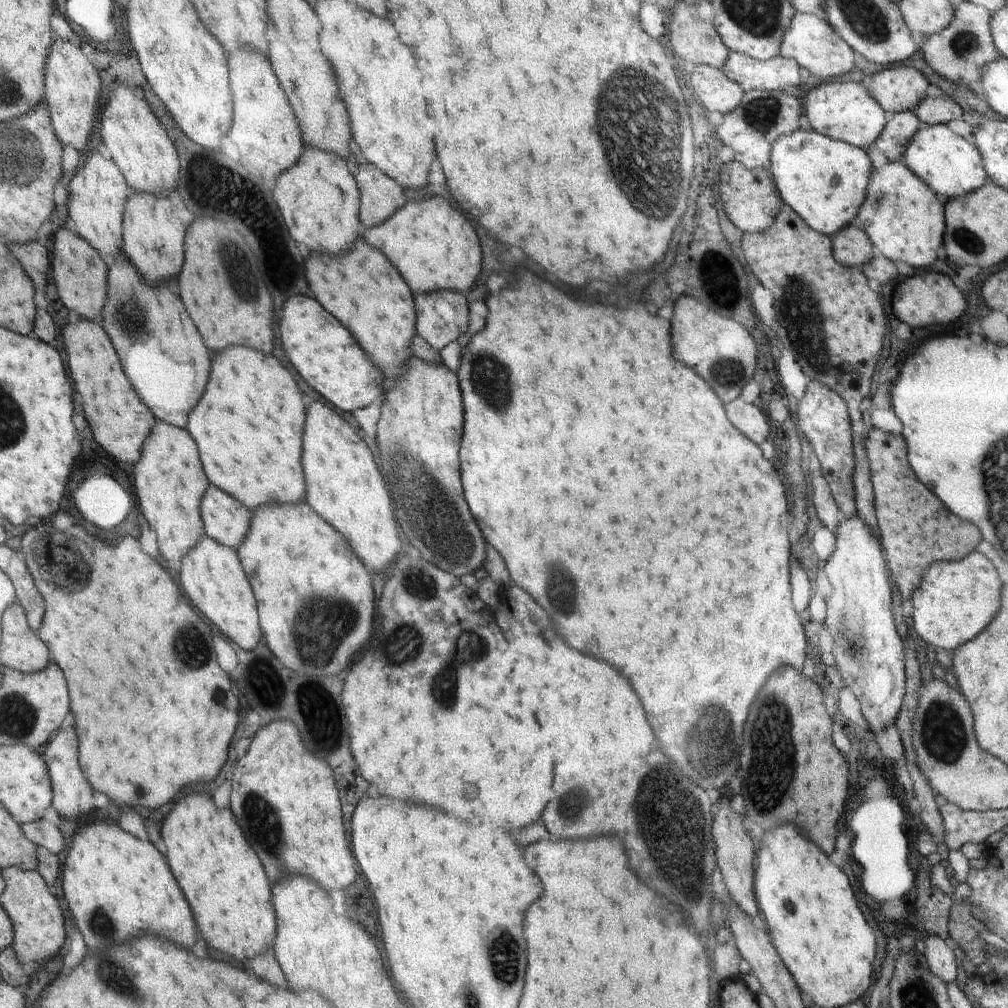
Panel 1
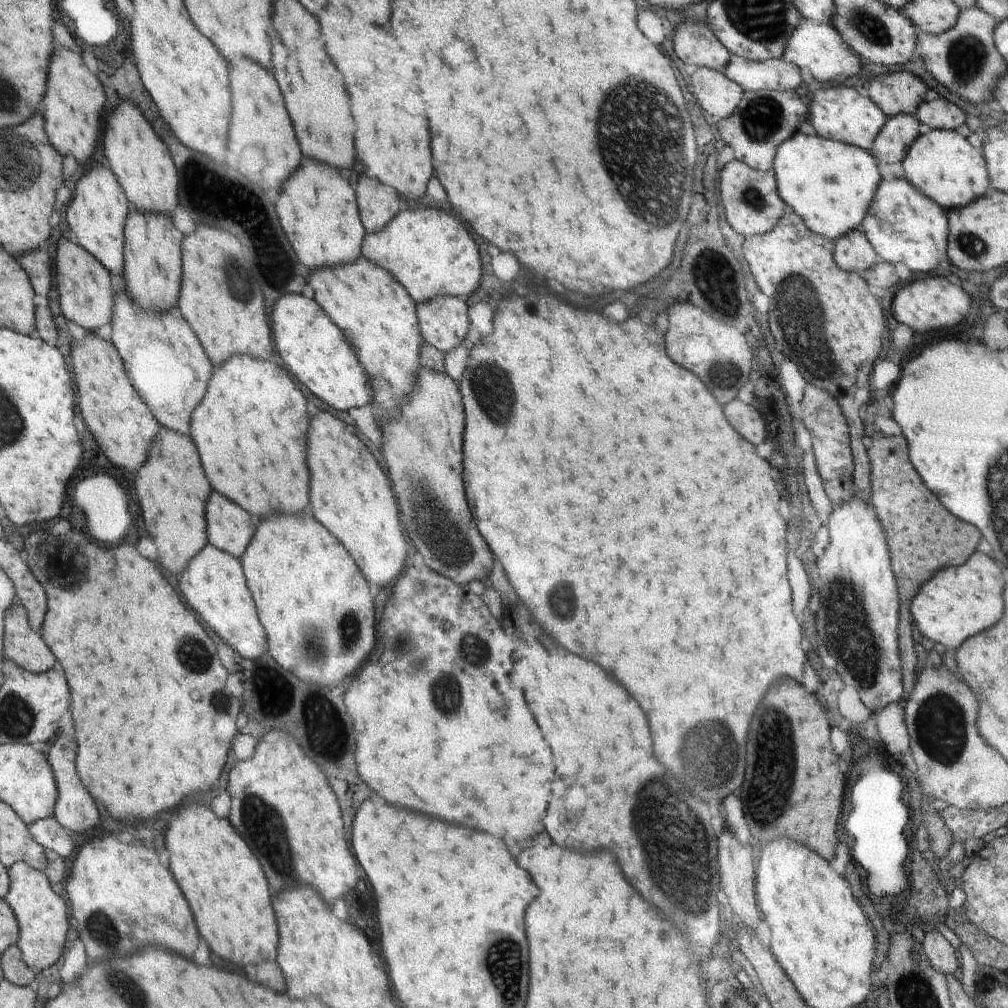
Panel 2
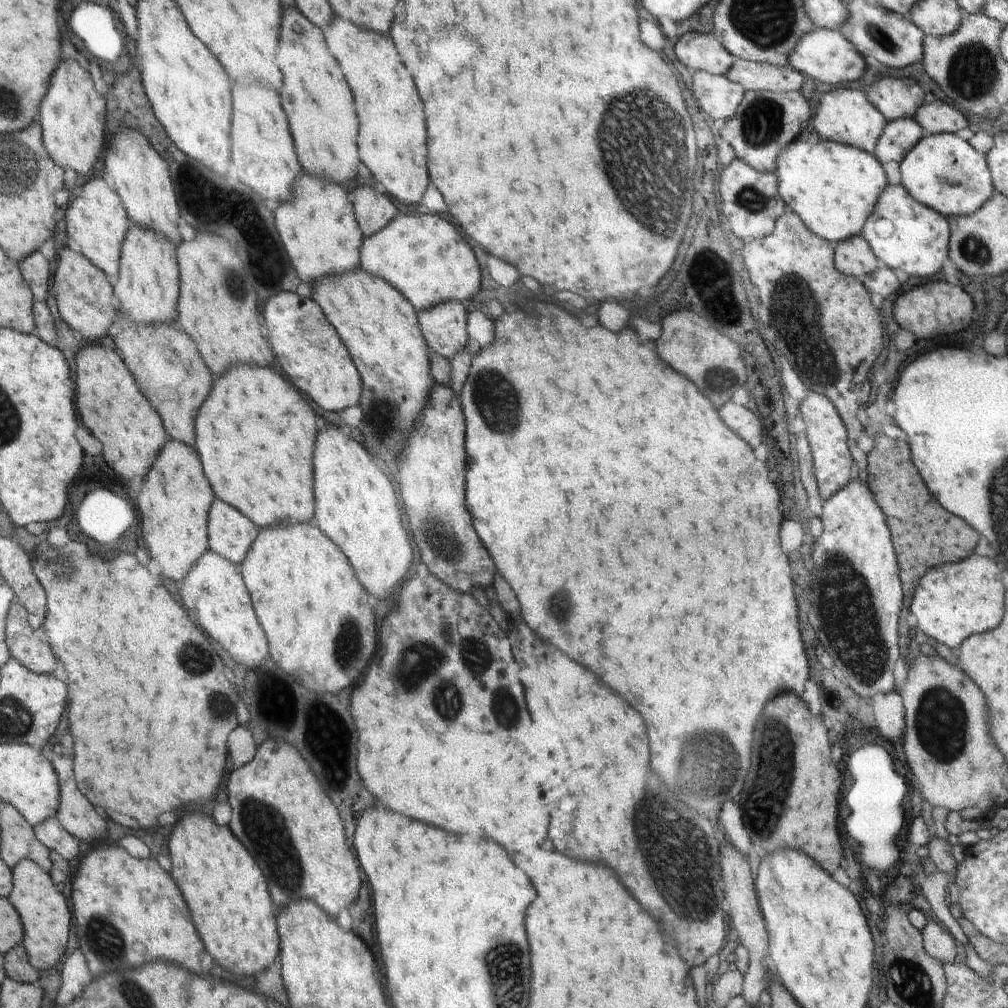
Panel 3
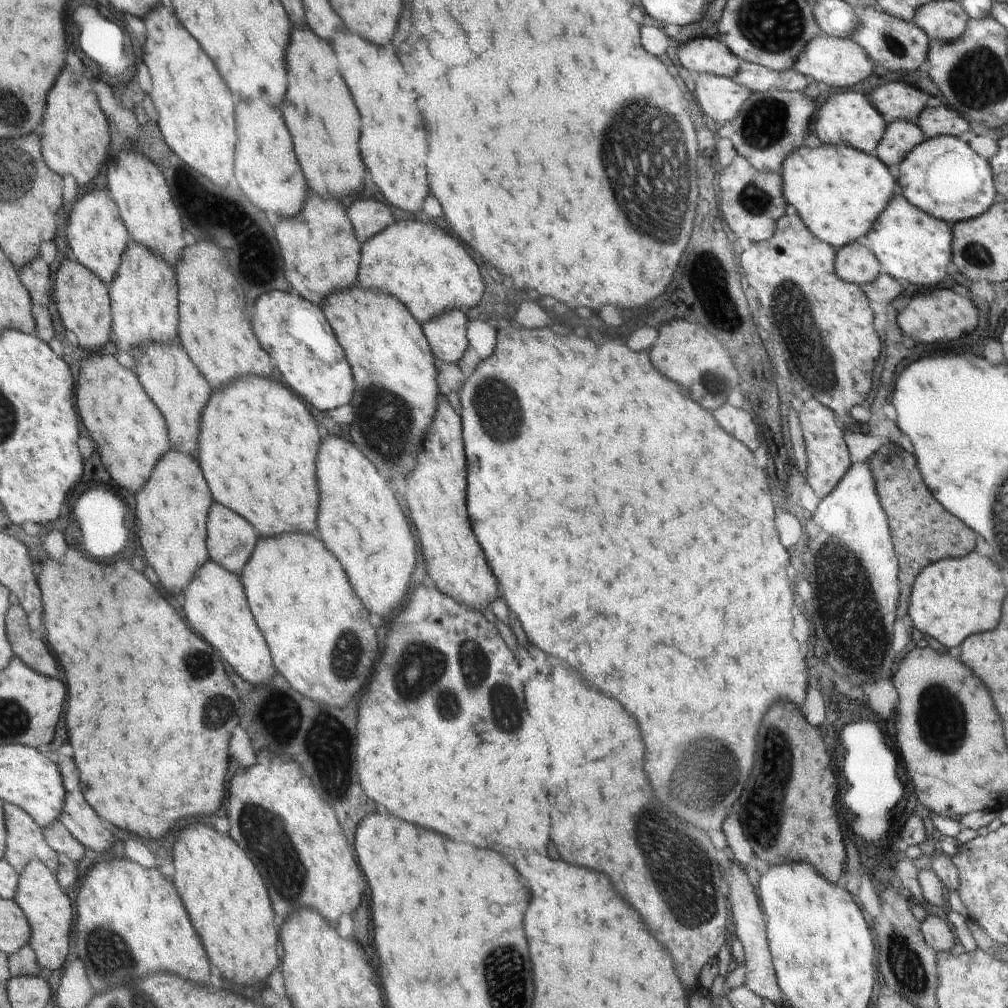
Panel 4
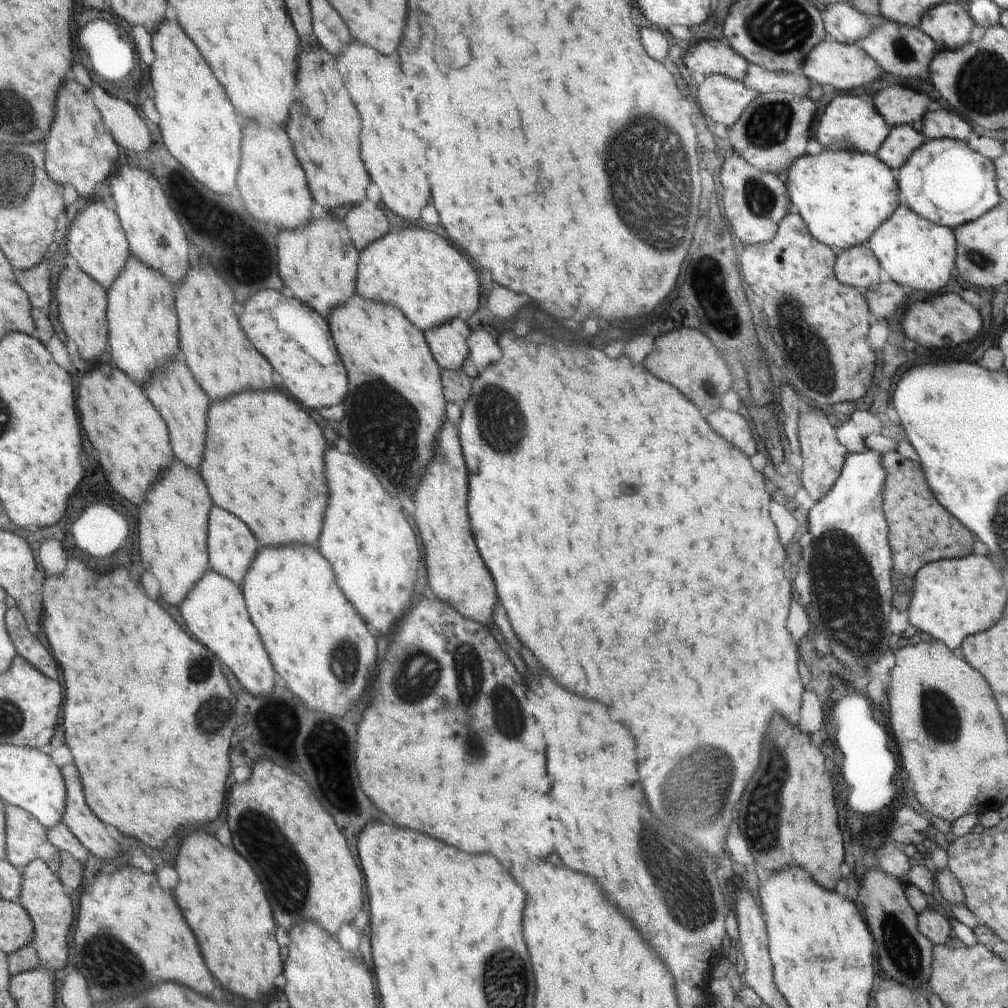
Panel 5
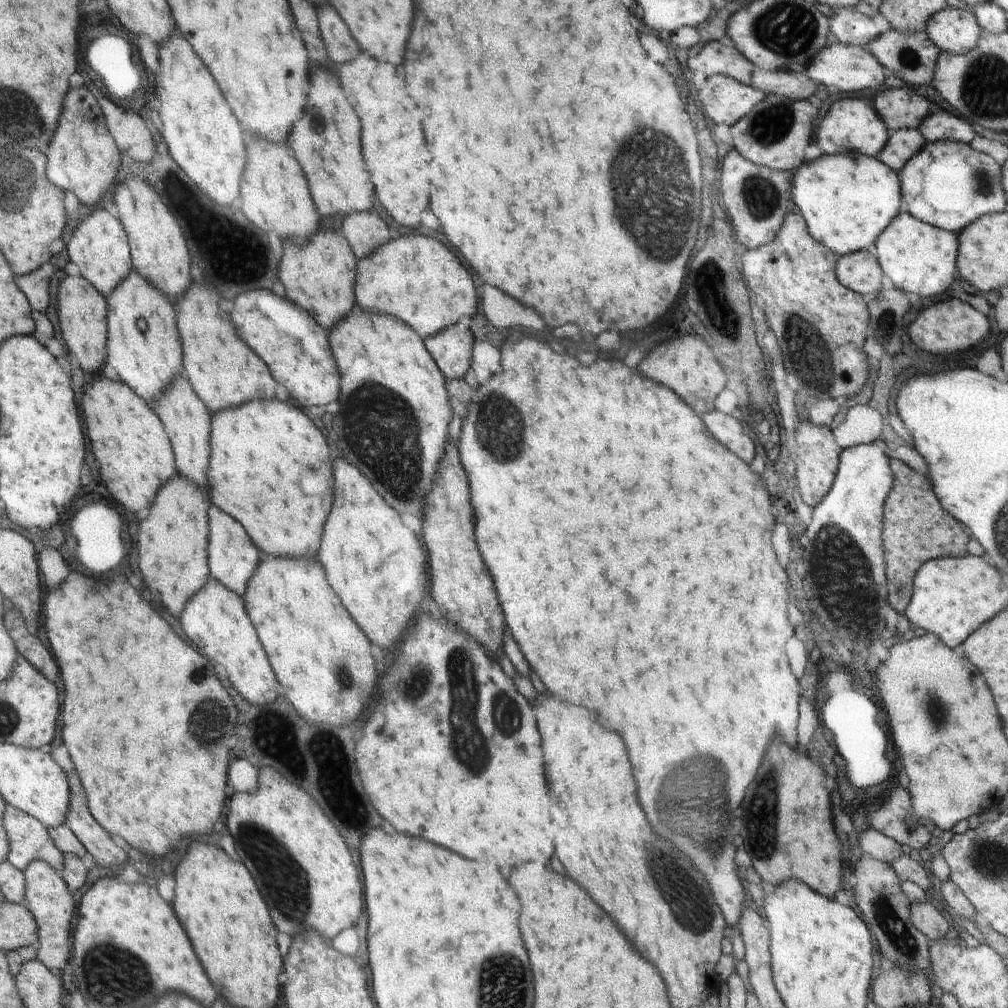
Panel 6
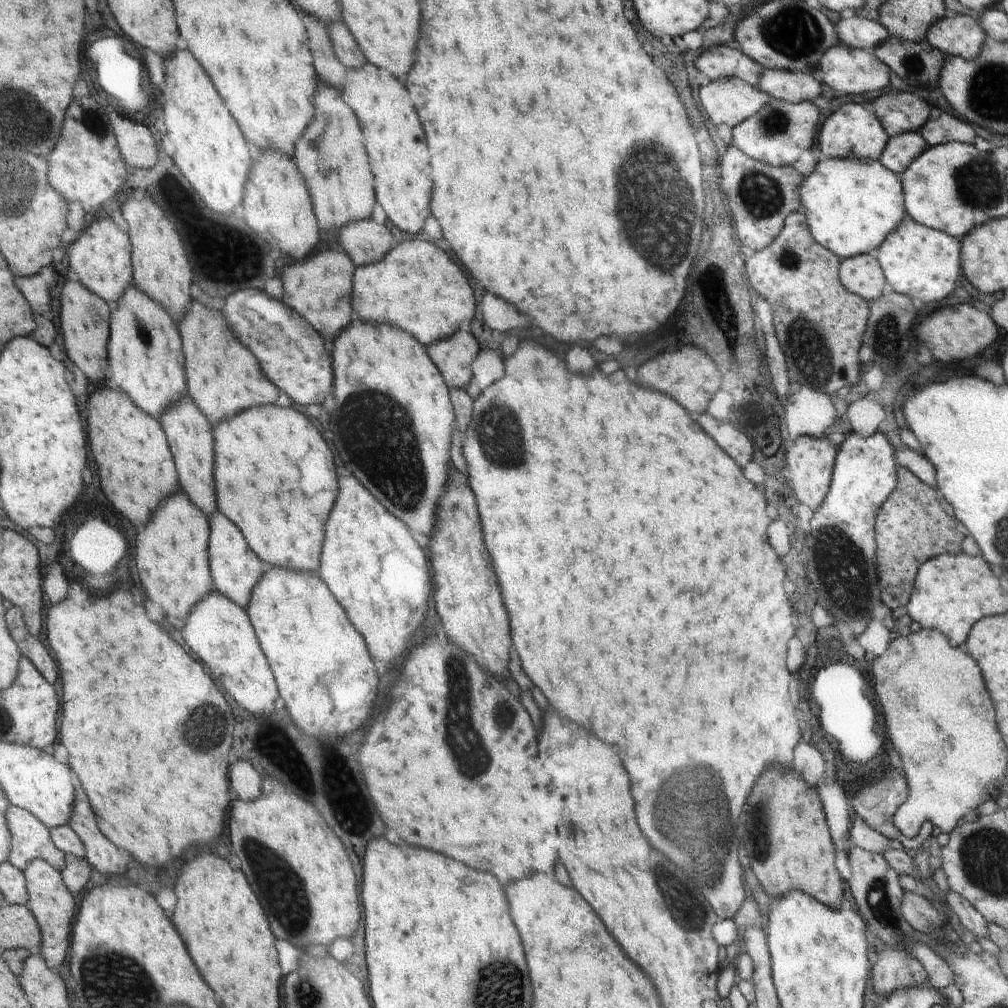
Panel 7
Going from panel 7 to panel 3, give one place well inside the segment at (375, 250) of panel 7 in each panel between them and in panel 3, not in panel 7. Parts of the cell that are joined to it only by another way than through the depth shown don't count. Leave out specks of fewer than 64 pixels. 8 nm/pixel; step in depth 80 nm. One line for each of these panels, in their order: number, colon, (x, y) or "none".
3: (375, 210)
4: (369, 216)
5: (365, 226)
6: (365, 232)

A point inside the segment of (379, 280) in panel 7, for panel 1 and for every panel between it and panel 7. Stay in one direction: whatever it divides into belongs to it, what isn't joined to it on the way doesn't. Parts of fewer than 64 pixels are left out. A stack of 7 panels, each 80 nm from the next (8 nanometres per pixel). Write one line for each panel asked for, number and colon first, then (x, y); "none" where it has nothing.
1: (435, 246)
2: (432, 253)
3: (423, 254)
4: (429, 270)
5: (414, 269)
6: (416, 278)

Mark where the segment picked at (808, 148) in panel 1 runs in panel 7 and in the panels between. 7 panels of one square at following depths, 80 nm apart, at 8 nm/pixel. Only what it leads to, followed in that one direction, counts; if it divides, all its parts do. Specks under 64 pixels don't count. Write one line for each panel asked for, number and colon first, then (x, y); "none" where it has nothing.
2: (830, 184)
3: (833, 187)
4: (839, 191)
5: (843, 196)
6: (848, 199)
7: (853, 204)

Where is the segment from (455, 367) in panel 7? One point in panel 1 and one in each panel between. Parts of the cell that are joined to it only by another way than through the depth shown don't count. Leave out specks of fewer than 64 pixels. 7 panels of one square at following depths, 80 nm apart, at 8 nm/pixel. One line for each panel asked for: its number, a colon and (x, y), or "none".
1: (442, 316)
2: (443, 320)
3: (444, 326)
4: (446, 334)
5: (448, 343)
6: (452, 349)

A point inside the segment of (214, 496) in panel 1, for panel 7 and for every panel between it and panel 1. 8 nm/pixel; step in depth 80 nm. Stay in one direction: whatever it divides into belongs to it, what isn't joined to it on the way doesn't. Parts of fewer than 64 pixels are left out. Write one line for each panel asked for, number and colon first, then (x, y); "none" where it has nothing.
2: (229, 529)
3: (231, 535)
4: (232, 541)
5: (232, 547)
6: (233, 559)
7: (236, 569)

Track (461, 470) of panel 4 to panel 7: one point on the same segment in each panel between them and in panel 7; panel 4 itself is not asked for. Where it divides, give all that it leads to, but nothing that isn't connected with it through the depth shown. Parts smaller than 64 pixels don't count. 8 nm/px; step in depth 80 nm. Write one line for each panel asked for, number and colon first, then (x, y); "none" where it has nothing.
5: (455, 571)
6: (462, 587)
7: (467, 597)

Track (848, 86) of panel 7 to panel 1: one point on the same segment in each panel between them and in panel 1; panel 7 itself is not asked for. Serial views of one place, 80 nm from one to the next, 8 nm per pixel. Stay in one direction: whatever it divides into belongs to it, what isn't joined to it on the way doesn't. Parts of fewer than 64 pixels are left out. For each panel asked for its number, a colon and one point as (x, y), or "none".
1: (813, 42)
2: (818, 46)
3: (826, 55)
4: (839, 62)
5: (835, 65)
6: (845, 68)

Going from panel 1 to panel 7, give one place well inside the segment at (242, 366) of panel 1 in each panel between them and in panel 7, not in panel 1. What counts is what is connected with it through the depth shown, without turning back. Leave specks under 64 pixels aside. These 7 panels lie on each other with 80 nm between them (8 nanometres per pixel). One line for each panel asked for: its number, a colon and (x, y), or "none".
2: (252, 430)
3: (256, 434)
4: (259, 443)
5: (283, 449)
6: (272, 470)
7: (265, 448)

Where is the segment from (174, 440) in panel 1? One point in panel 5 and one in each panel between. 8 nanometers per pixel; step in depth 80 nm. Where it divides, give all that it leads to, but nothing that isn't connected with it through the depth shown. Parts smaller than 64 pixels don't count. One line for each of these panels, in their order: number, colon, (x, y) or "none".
2: (173, 489)
3: (175, 518)
4: (178, 499)
5: (175, 517)

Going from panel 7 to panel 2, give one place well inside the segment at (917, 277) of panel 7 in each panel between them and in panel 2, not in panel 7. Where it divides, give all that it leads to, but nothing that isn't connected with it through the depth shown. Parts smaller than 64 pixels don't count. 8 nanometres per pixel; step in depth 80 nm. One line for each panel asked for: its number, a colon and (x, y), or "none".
2: (905, 225)
3: (904, 233)
4: (914, 247)
5: (914, 252)
6: (918, 258)

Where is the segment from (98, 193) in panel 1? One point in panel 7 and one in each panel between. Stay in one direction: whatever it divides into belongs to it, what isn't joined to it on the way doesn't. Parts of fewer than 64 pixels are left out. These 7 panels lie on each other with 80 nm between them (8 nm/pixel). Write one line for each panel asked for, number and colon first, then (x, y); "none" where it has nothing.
2: (99, 213)
3: (99, 220)
4: (100, 236)
5: (99, 242)
6: (101, 248)
7: (103, 257)

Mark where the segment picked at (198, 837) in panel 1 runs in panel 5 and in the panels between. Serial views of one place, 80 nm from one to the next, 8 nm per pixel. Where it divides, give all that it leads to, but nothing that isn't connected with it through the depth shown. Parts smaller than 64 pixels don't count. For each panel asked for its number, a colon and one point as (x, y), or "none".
2: (221, 877)
3: (232, 907)
4: (225, 896)
5: (224, 901)

